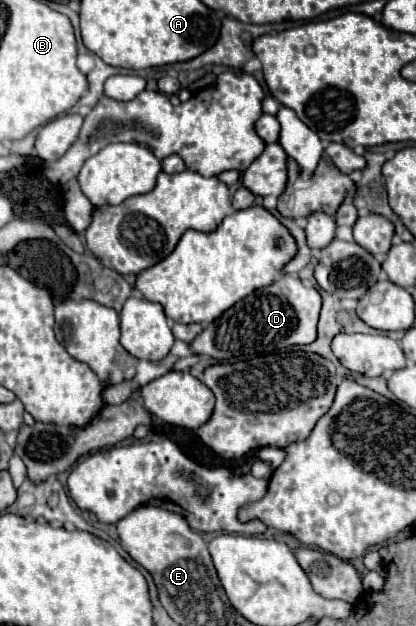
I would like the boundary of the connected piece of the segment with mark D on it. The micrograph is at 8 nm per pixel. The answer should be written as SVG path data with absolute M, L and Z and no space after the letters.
M283 274L273 284L255 290L247 298L239 300L219 320L213 320L191 342L193 352L211 356L223 362L235 362L243 356L263 354L295 344L309 344L317 338L317 318L321 310L321 296L317 288L307 288L299 278Z

